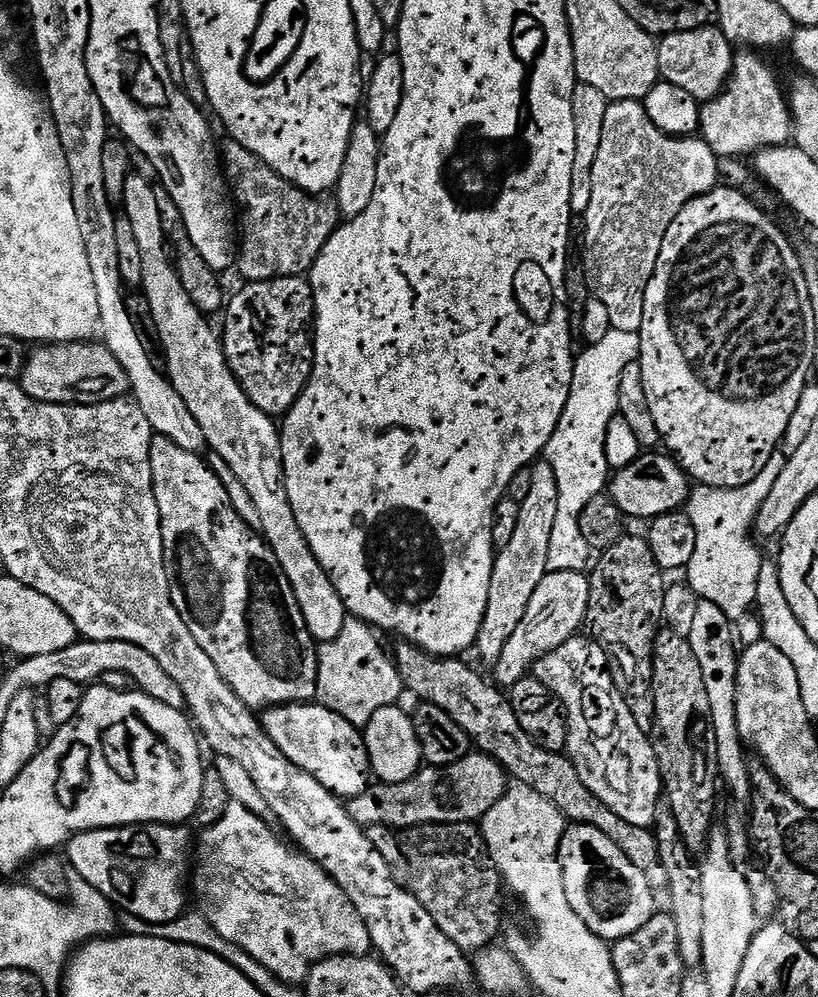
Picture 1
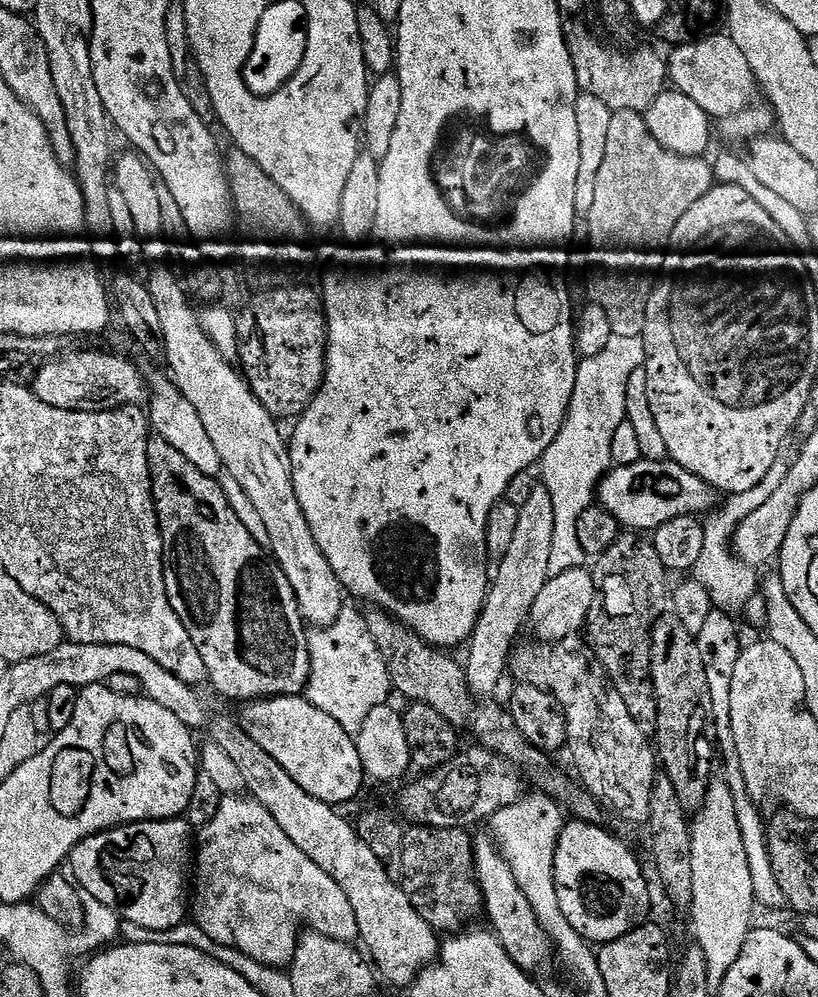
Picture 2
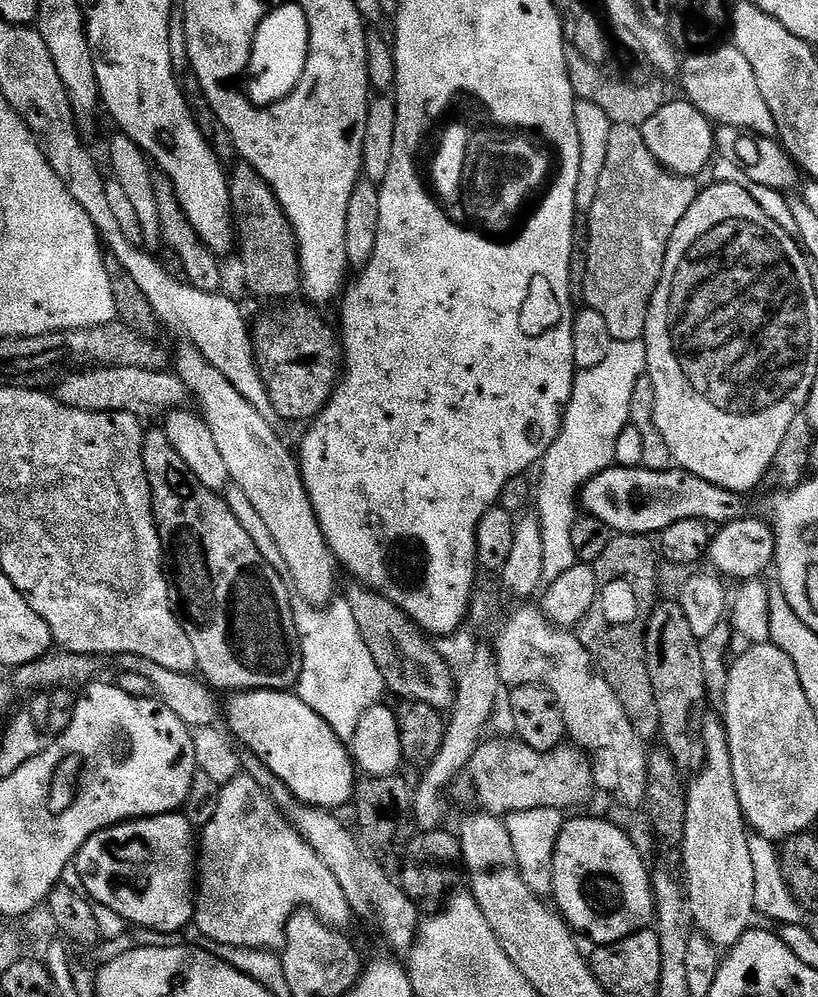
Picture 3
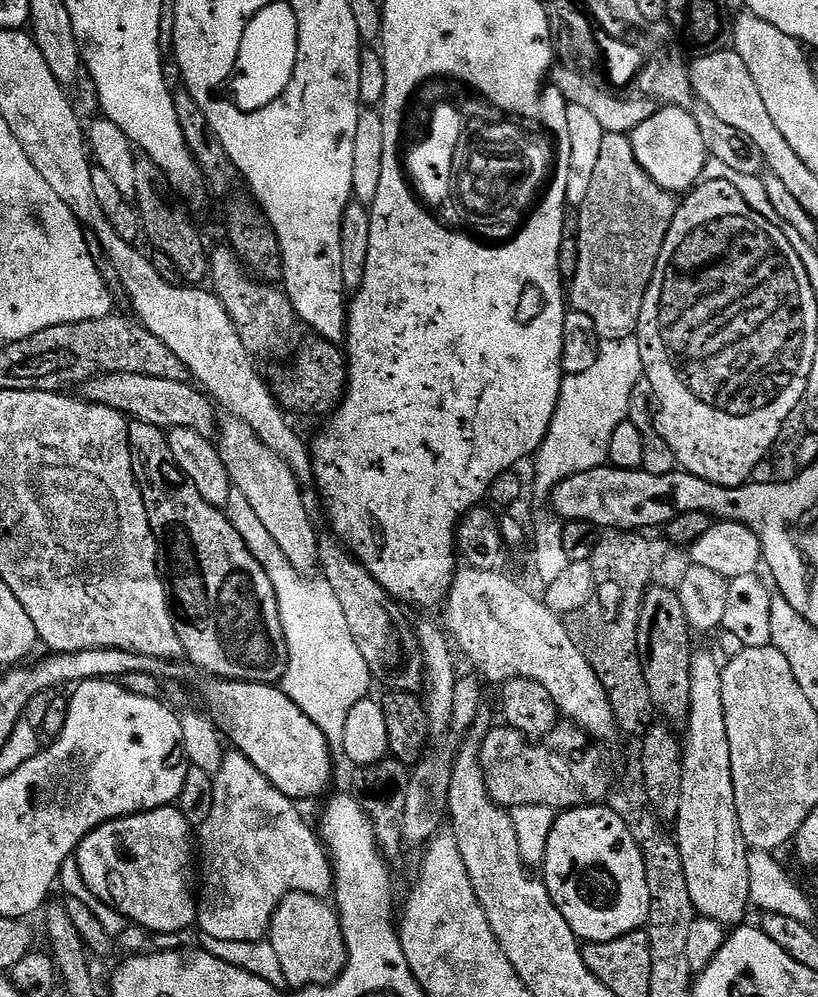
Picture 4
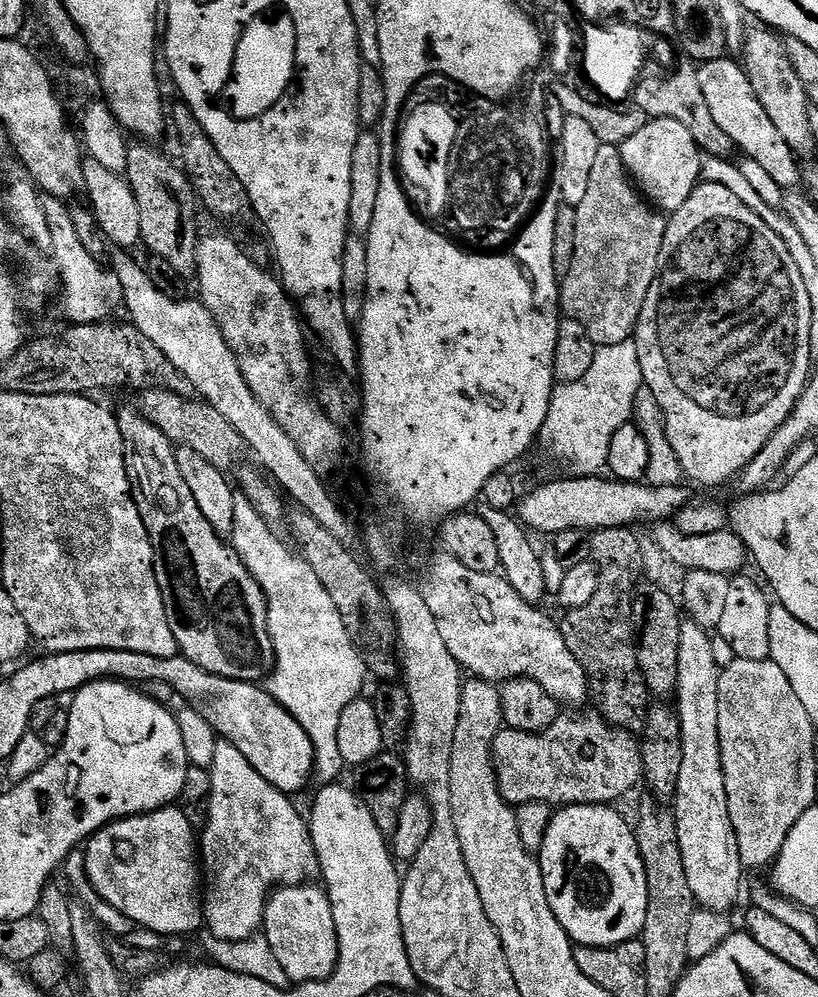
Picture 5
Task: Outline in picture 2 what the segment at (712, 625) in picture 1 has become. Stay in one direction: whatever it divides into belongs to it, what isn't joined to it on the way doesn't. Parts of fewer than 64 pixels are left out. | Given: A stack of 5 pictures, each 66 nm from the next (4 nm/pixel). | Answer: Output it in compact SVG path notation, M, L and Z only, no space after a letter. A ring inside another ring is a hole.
M713 610L698 633L696 645L702 654L702 666L706 666L707 685L710 686L710 702L712 703L712 715L714 717L714 740L720 744L720 752L724 755L723 779L729 784L733 792L734 802L737 806L738 824L741 827L742 841L746 848L746 859L750 866L750 874L753 878L753 894L755 903L764 908L784 908L786 901L782 886L775 876L774 866L771 865L770 850L768 849L768 828L766 818L759 812L757 801L746 790L746 782L742 774L742 762L738 750L734 746L734 730L730 722L730 686L734 682L734 666L738 666L738 658L742 651L740 644L740 632L731 615L727 612Z

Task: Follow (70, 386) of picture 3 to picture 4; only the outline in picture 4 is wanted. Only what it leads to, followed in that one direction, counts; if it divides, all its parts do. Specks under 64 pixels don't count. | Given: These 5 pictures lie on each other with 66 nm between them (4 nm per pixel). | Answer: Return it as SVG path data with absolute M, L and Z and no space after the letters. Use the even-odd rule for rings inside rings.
M104 374L83 385L82 396L89 404L110 406L157 430L194 428L197 432L212 434L218 428L213 401L199 387L188 382L170 382L166 378L150 378L142 374Z

